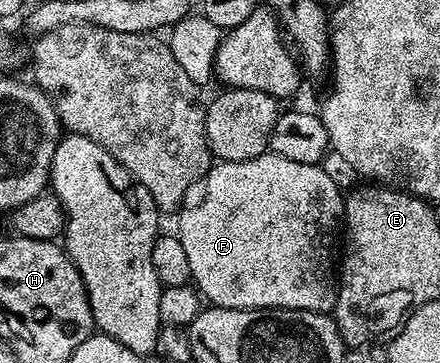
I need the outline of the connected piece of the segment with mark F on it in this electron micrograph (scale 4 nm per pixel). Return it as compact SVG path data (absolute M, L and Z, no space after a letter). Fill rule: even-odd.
M274 153L263 154L254 160L242 160L241 162L217 161L203 179L204 195L200 203L193 208L192 214L188 208L181 209L180 230L178 237L182 248L186 252L186 260L190 260L190 272L195 289L211 305L222 308L238 308L239 310L267 310L279 308L282 310L315 310L328 312L335 307L336 292L338 289L337 279L334 277L334 258L332 262L332 245L336 242L336 229L339 231L344 217L345 195L340 194L336 182L324 171L323 165L298 164L298 160L286 160L286 156L278 156Z

